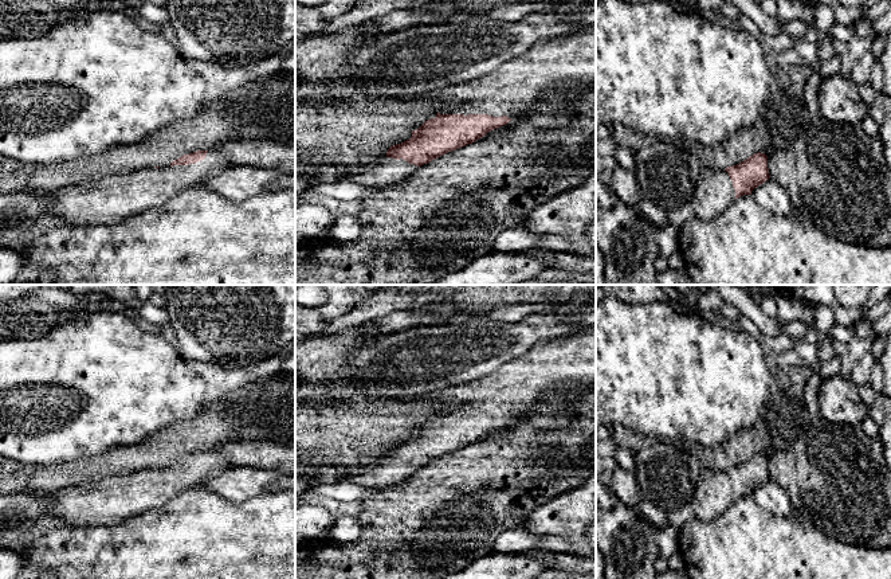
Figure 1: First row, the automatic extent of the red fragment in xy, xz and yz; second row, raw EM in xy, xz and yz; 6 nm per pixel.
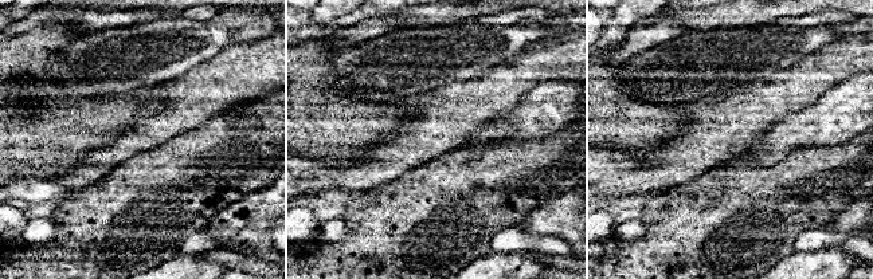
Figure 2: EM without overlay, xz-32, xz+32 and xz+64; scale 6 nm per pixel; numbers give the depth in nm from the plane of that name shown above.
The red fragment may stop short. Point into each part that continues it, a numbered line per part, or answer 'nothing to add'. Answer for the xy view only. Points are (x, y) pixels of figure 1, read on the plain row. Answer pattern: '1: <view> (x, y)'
1: xy (114, 499)

